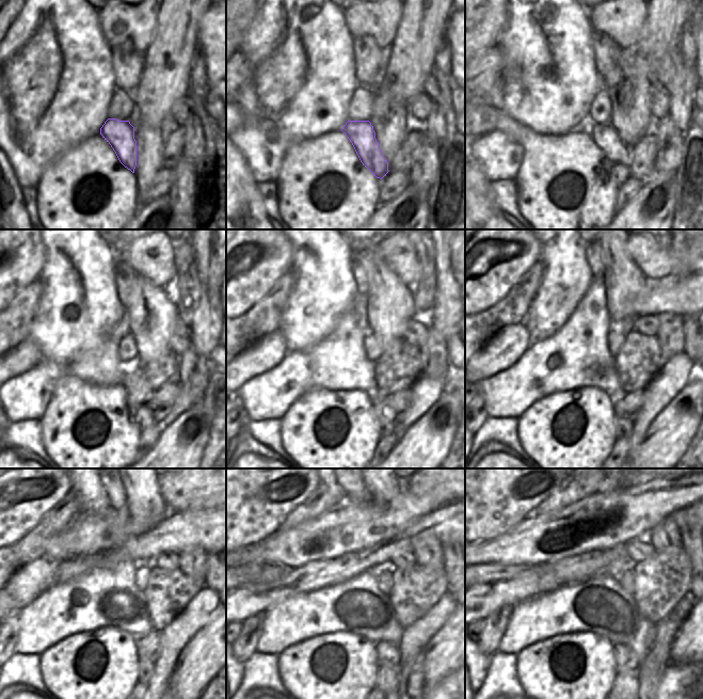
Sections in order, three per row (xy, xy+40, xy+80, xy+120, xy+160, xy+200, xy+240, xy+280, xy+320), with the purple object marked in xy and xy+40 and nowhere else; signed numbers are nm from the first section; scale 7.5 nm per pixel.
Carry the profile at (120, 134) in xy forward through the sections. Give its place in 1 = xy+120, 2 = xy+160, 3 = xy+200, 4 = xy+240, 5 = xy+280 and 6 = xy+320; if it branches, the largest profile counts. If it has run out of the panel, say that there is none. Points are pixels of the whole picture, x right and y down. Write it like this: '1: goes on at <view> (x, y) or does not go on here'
1: goes on at xy+120 (139, 392)
2: goes on at xy+160 (384, 417)
3: goes on at xy+200 (624, 427)
4: goes on at xy+240 (146, 668)
5: goes on at xy+280 (387, 679)
6: goes on at xy+320 (625, 685)

